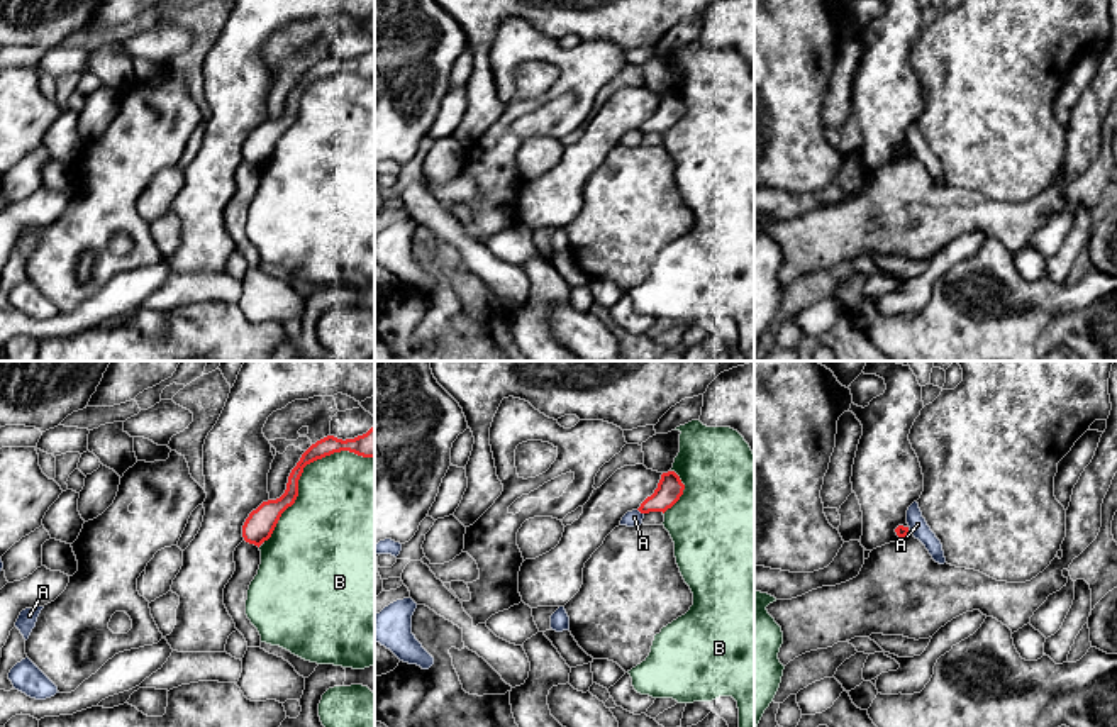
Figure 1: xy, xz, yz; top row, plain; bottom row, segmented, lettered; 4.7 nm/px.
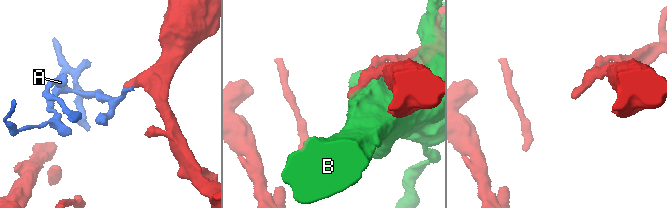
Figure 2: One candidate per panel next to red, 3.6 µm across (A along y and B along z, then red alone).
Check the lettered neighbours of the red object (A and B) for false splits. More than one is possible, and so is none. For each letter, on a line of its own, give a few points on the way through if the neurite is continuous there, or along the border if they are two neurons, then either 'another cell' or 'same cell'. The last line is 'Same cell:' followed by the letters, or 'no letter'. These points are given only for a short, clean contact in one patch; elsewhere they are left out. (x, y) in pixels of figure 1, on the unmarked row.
A: border xz (638, 129), (643, 134); another cell
B: another cell
Same cell: no letter

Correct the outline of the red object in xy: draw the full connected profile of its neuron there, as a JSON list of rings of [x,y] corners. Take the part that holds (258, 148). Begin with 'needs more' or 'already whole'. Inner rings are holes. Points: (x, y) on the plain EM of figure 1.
already whole | [[[375,46],[366,54],[354,59],[342,61],[334,56],[327,56],[312,64],[292,90],[285,114],[276,120],[263,122],[249,134],[242,146],[244,161],[258,168],[268,161],[281,134],[292,127],[298,117],[298,100],[303,93],[303,88],[317,80],[341,71],[349,71],[363,78],[375,78]]]

